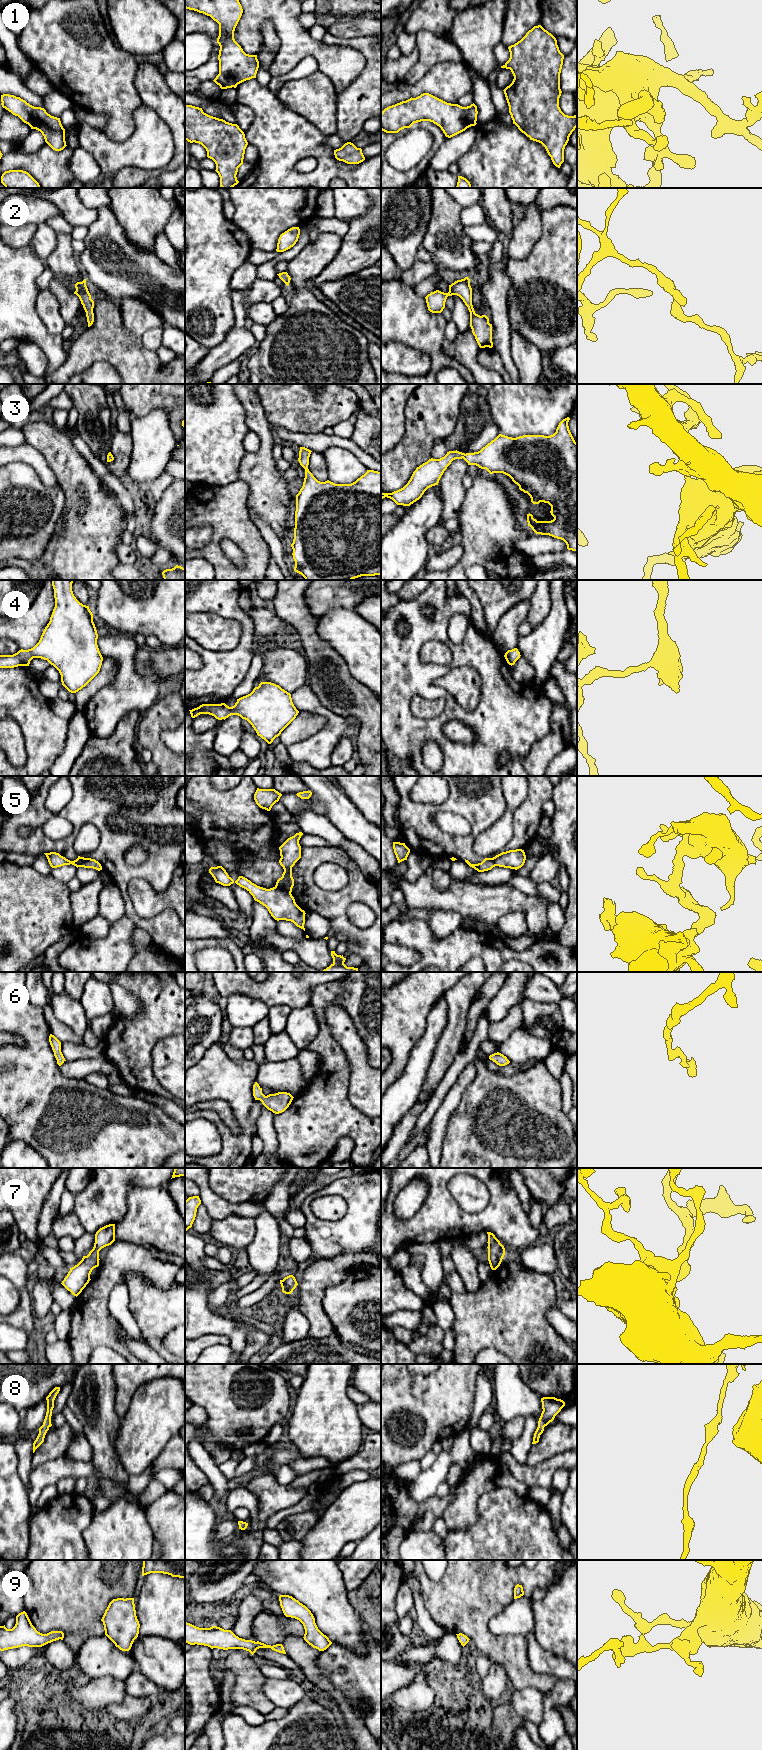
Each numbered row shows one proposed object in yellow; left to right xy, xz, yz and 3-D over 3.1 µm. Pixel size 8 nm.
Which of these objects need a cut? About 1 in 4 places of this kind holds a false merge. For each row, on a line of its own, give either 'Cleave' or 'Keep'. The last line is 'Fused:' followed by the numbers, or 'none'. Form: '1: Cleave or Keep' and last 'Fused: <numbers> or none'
1: Keep
2: Keep
3: Keep
4: Keep
5: Cleave
6: Keep
7: Keep
8: Keep
9: Keep
Fused: 5

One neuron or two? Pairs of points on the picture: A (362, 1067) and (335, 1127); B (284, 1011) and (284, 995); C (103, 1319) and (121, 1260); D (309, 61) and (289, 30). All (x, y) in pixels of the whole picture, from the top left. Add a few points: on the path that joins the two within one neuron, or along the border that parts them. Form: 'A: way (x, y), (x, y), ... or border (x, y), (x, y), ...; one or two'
A: border (350, 1074), (349, 1101), (364, 1115); two
B: border (269, 1006), (288, 1005), (291, 1008); two
C: way (101, 1304), (101, 1286), (109, 1275); one
D: border (319, 67), (312, 56), (306, 55), (289, 72); two

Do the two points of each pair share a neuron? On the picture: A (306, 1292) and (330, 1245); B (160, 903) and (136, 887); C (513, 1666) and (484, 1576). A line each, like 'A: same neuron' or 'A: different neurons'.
A: different neurons
B: same neuron
C: same neuron

